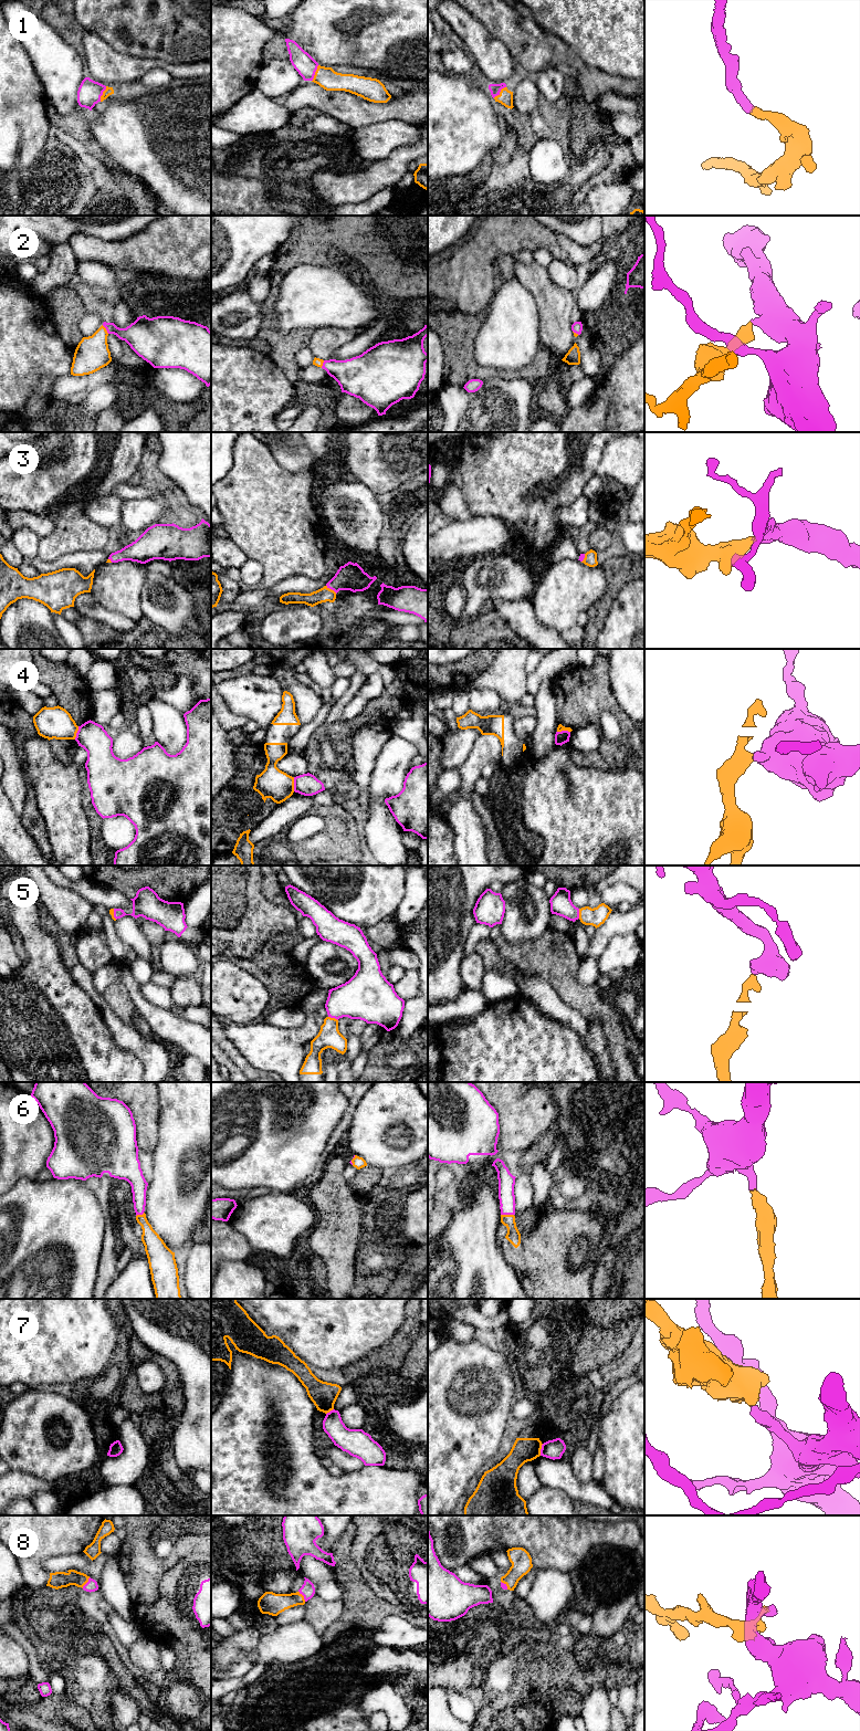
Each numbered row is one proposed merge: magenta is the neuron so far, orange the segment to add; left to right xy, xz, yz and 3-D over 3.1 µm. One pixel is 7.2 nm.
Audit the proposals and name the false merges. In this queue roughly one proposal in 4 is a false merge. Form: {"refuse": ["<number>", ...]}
{"refuse": ["4", "7"]}

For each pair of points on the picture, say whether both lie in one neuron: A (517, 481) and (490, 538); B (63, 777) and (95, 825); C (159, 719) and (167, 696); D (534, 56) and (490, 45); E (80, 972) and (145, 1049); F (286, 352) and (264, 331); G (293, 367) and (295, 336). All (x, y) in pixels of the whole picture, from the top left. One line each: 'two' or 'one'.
A: two
B: two
C: two
D: two
E: one
F: one
G: one

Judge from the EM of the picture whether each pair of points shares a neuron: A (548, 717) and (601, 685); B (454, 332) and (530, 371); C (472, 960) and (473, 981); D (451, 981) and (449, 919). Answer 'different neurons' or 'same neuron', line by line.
A: different neurons
B: same neuron
C: same neuron
D: same neuron

